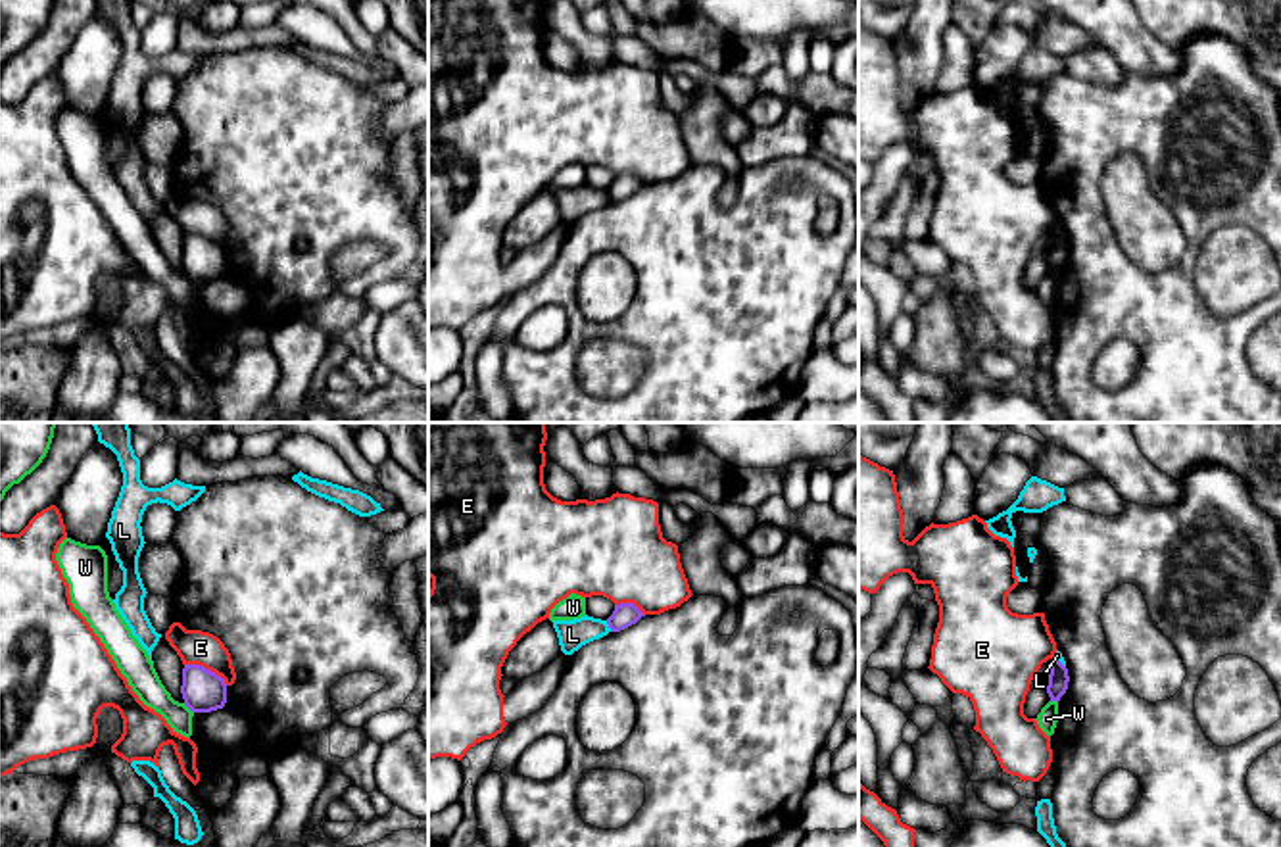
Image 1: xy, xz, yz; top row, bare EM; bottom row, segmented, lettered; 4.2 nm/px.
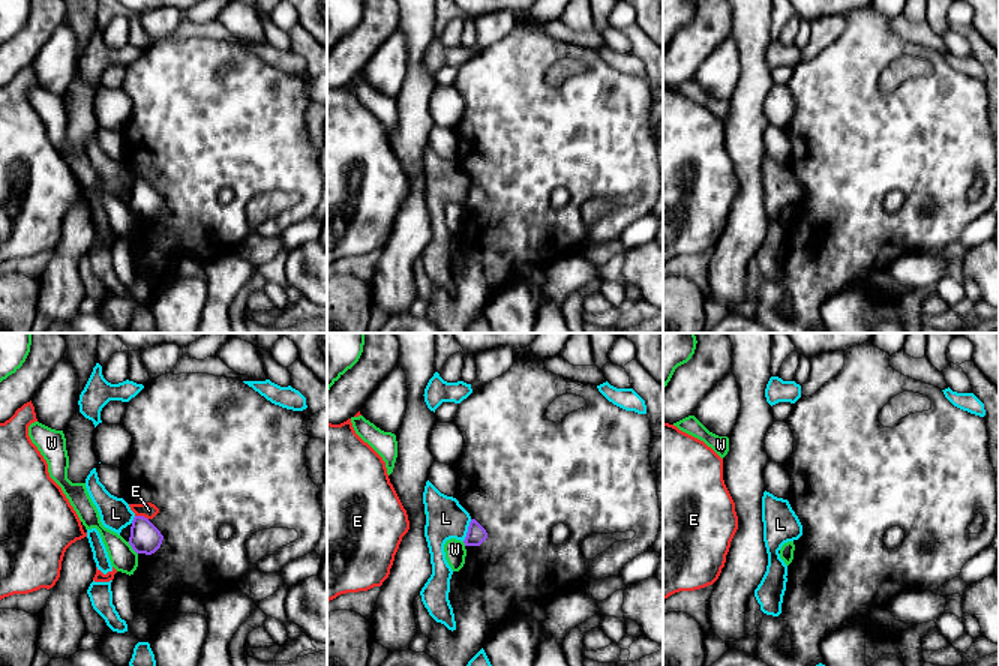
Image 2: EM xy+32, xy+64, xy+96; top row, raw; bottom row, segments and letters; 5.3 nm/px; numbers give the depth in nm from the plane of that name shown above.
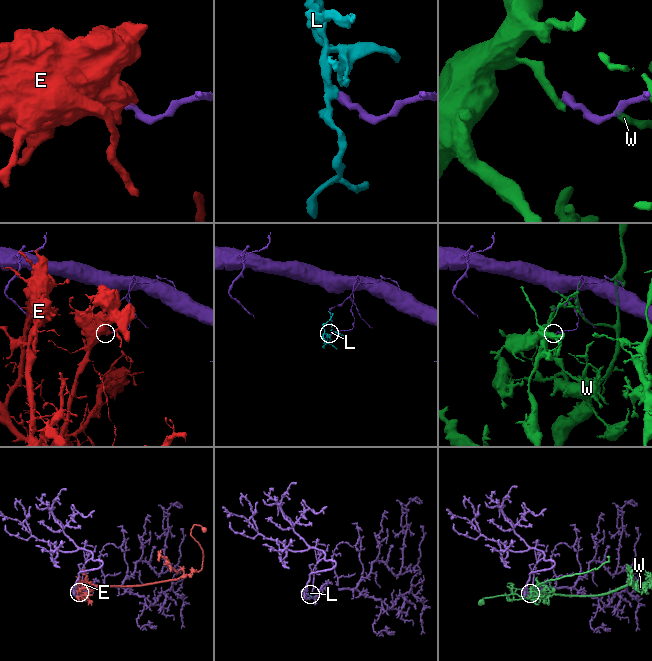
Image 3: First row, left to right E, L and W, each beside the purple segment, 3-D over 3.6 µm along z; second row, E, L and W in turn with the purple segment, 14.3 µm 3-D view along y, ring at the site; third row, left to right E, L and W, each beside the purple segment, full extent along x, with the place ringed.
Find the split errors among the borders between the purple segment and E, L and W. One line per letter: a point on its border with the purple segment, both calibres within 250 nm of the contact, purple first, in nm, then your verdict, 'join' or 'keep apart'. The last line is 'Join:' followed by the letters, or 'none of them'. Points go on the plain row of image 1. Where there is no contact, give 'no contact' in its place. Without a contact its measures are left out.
E: contact xy (206, 239); calibres 180 and 140 nm; keep apart
L: contact xz (609, 196); calibres 100 and 120 nm; keep apart
W: contact xy (189, 277); calibres 180 and 130 nm; keep apart
Join: none of them

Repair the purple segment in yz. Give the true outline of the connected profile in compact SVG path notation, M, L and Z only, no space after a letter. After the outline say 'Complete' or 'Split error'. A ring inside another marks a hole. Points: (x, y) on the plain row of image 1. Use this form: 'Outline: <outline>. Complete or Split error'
Outline: M1052 229L1047 255L1051 271L1060 271L1060 267L1068 259L1068 252L1070 252L1068 238L1058 229Z. Complete

